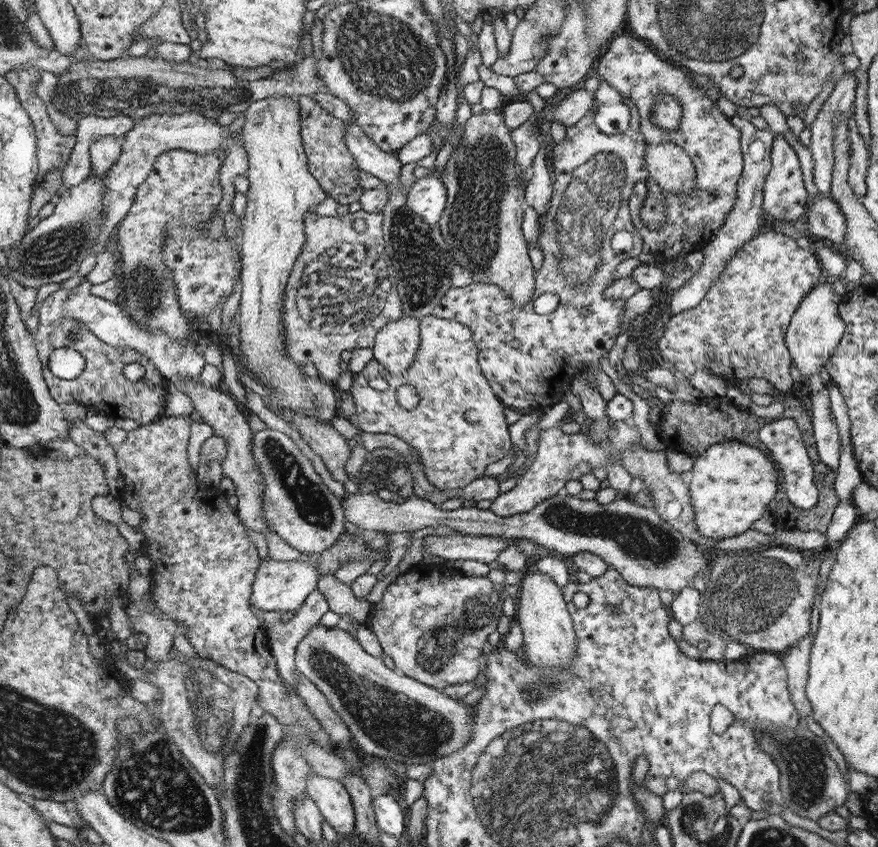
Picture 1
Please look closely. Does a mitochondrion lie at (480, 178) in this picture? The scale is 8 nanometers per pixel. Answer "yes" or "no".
yes

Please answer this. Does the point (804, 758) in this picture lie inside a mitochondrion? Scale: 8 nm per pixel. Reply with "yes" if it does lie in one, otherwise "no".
yes

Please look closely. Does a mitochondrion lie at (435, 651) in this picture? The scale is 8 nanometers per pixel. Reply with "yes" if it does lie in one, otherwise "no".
yes

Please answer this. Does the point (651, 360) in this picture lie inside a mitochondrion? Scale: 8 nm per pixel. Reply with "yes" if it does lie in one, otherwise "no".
no

